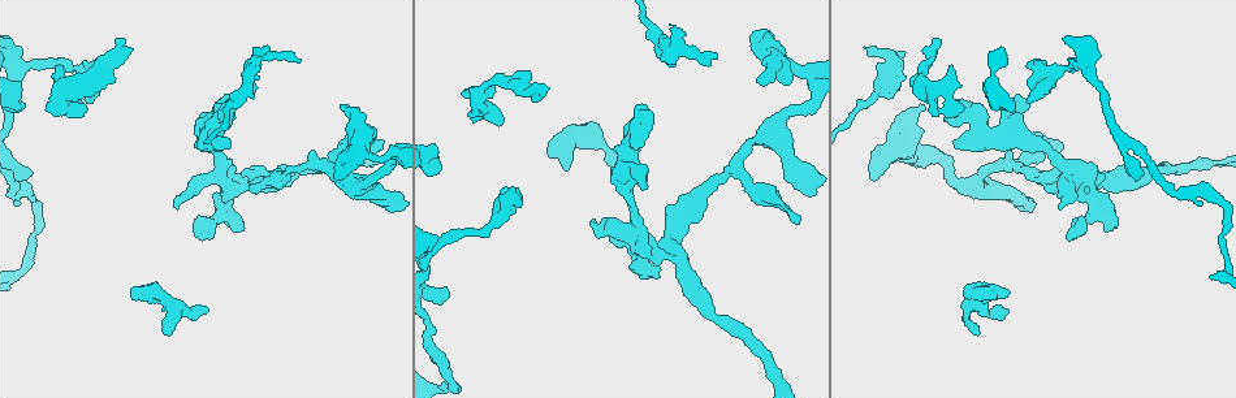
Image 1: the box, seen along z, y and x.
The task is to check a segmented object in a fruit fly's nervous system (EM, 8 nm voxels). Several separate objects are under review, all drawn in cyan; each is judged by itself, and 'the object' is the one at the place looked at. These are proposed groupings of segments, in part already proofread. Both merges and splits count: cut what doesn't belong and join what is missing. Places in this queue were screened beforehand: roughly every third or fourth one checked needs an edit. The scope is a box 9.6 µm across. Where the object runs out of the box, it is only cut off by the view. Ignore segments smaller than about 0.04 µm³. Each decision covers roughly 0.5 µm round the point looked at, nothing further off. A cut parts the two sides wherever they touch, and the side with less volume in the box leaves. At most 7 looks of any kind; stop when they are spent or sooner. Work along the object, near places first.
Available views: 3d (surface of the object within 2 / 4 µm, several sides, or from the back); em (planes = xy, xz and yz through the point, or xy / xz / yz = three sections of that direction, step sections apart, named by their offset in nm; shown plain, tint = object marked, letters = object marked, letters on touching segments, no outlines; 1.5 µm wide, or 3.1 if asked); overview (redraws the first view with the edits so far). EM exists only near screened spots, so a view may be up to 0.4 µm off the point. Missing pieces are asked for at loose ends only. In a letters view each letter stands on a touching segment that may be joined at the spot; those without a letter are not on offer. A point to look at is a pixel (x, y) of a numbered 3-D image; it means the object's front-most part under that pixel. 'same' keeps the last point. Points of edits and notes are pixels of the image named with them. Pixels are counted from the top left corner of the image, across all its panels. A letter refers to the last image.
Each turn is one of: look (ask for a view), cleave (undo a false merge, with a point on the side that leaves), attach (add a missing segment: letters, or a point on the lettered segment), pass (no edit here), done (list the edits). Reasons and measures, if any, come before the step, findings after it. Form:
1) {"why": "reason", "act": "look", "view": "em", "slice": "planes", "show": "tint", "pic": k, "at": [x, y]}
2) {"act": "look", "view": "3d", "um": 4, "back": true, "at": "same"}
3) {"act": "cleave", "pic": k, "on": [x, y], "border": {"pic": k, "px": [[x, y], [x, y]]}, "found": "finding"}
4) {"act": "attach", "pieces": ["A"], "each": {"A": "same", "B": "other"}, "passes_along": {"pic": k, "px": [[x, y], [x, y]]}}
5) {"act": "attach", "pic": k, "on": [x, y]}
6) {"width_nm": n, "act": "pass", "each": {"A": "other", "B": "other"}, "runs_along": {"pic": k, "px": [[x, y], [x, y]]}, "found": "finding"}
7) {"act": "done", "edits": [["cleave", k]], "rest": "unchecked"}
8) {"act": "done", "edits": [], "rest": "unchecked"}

{"why": "free end", "act": "look", "view": "3d", "um": 4, "back": true, "pic": 1, "at": [950, 65]}

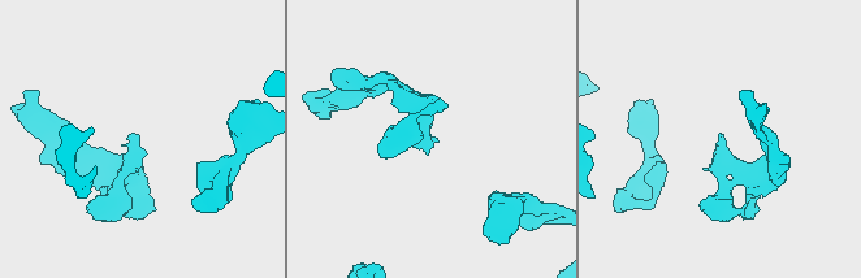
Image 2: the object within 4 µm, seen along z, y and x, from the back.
{"act": "look", "view": "em", "slice": "planes", "show": "letters", "pic": 2, "at": [138, 134]}

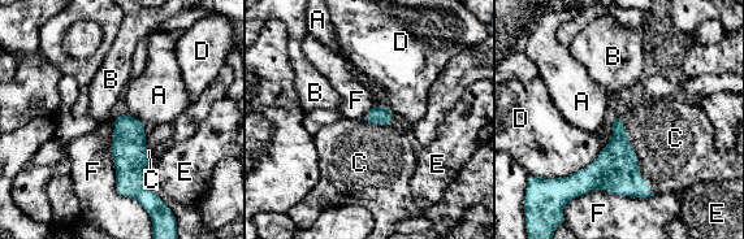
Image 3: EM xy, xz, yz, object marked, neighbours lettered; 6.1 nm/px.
{"act": "attach", "pieces": ["C"], "each": {"A": "other", "B": "other", "C": "same", "D": "other", "E": "other", "F": "other"}, "found": "the neuron continues"}

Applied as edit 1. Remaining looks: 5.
{"why": "see it whole again", "act": "look", "view": "overview"}

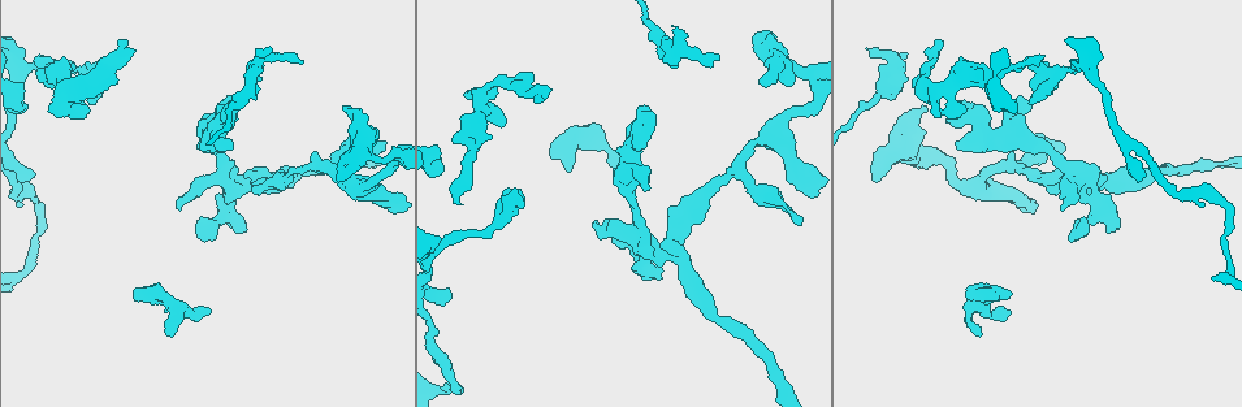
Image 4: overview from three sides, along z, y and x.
{"act": "look", "view": "3d", "um": 2, "pic": 4, "at": [551, 158]}

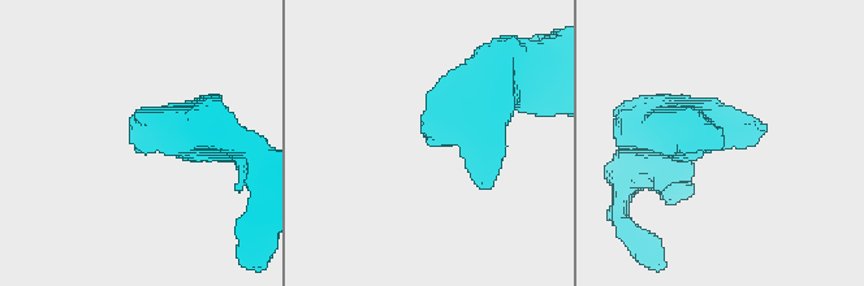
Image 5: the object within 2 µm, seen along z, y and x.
{"act": "look", "view": "em", "slice": "xy", "step": 4, "show": "letters", "pic": 5, "at": [137, 151]}

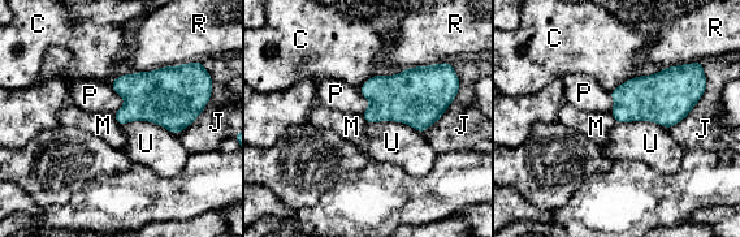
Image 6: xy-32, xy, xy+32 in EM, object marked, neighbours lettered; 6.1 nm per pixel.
{"why": "another direction", "act": "look", "view": "em", "slice": "xz", "step": 8, "show": "letters", "at": "same"}

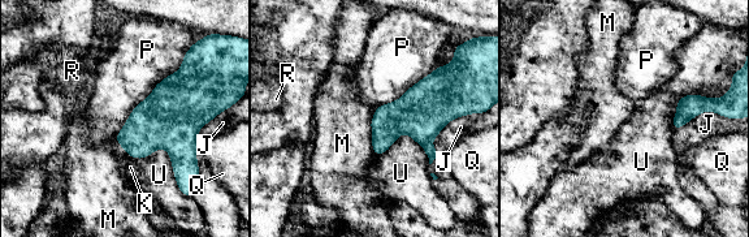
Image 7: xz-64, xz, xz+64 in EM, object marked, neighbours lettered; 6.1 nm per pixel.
{"width_nm": 220, "longest_contact_nm": ["P", 700], "act": "attach", "pieces": ["K"], "each": {"J": "other", "K": "same", "M": "other", "P": "other", "Q": "other", "R": "other", "U": "other"}, "found": "it goes on there"}

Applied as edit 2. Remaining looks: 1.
{"act": "done", "edits": [["attach", 3], ["attach", 7]], "rest": "unchecked"}

